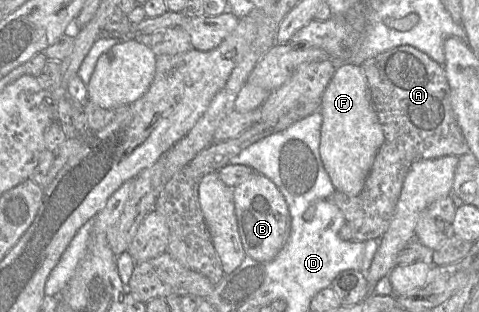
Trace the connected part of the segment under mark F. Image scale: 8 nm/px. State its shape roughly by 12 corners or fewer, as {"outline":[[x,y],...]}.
{"outline":[[338,63],[319,111],[336,191],[363,189],[384,134],[361,66]]}

